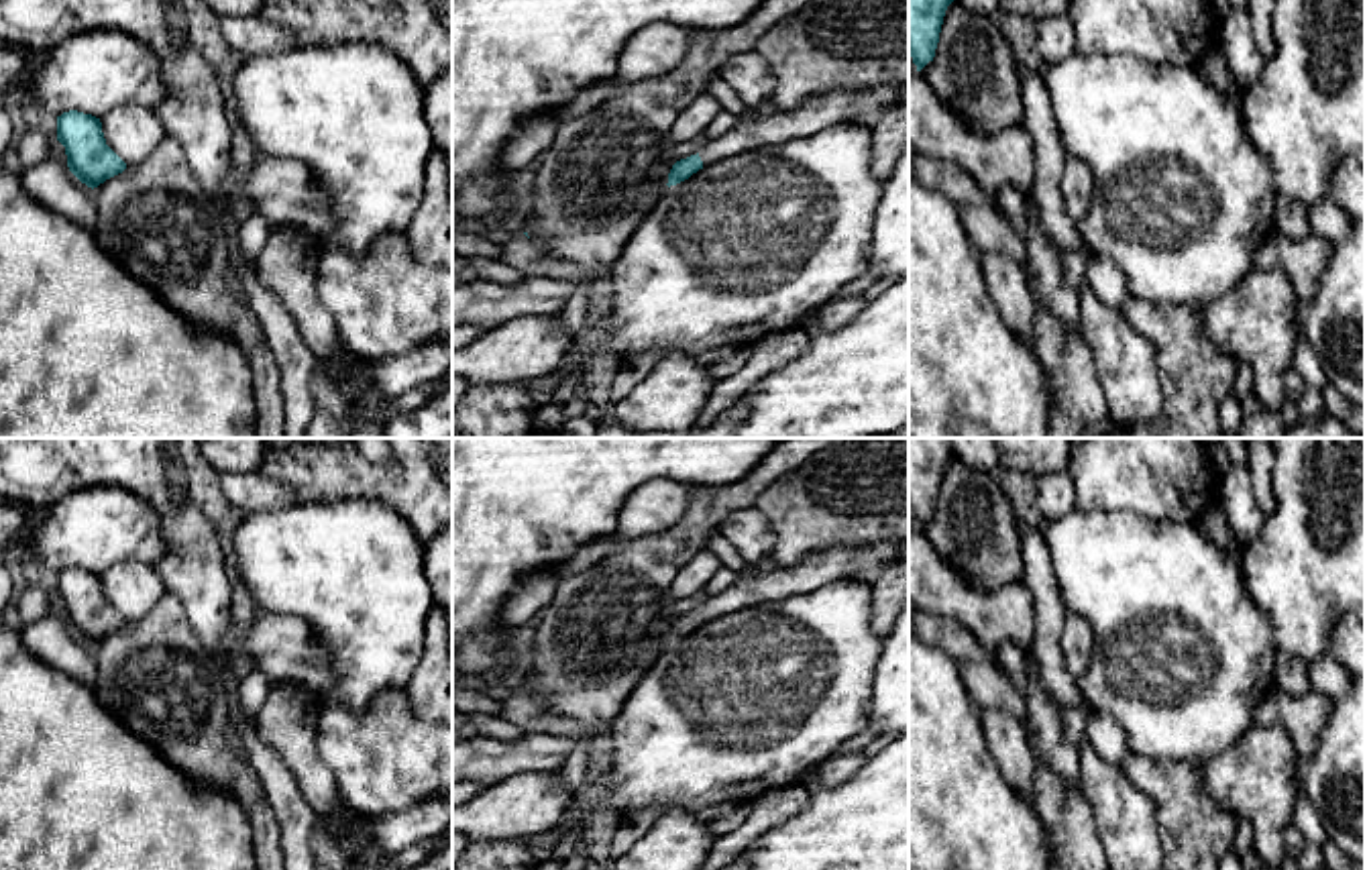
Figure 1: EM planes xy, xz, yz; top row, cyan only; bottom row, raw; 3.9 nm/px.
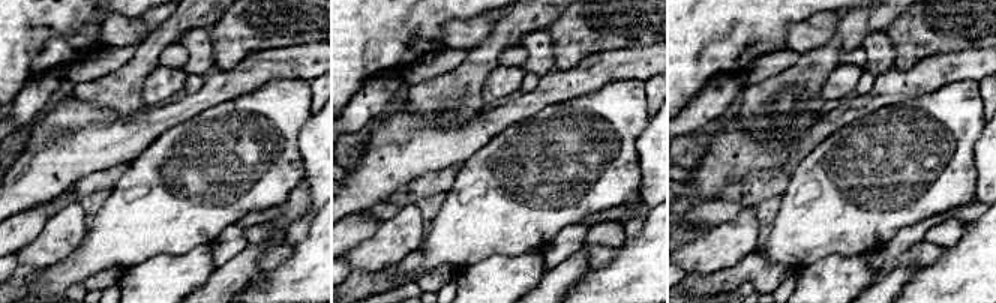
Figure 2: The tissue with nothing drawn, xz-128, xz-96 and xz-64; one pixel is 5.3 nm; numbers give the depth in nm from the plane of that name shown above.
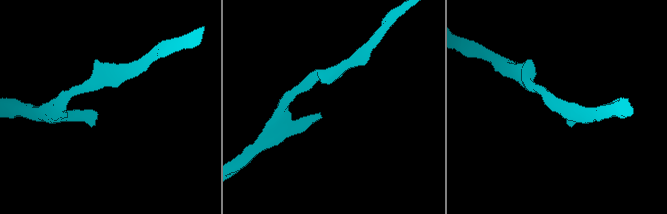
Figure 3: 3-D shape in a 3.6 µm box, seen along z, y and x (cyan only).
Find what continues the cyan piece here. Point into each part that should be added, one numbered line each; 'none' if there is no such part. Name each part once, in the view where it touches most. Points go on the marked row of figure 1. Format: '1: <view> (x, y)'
1: xz (760, 127)

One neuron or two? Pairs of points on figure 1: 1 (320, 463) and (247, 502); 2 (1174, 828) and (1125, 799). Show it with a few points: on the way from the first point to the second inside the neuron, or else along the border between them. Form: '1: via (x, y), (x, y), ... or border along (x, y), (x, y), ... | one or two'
1: border along (257, 471), (282, 479), (300, 502) | two
2: border along (1129, 779), (1154, 803), (1156, 834), (1164, 848) | two

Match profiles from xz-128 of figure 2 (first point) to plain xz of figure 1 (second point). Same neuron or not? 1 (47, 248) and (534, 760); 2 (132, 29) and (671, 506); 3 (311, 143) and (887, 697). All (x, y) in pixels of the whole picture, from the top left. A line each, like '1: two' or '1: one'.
1: two
2: one
3: one

